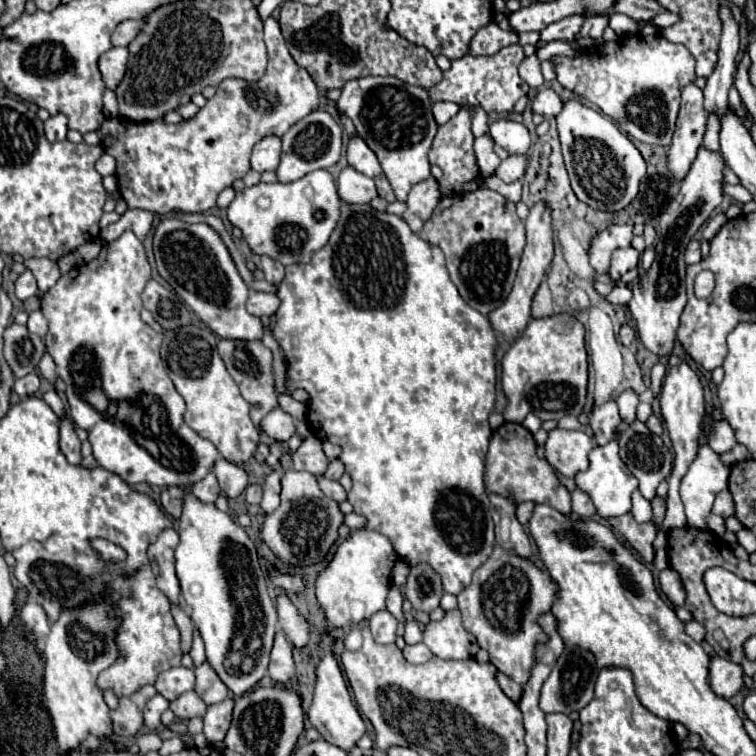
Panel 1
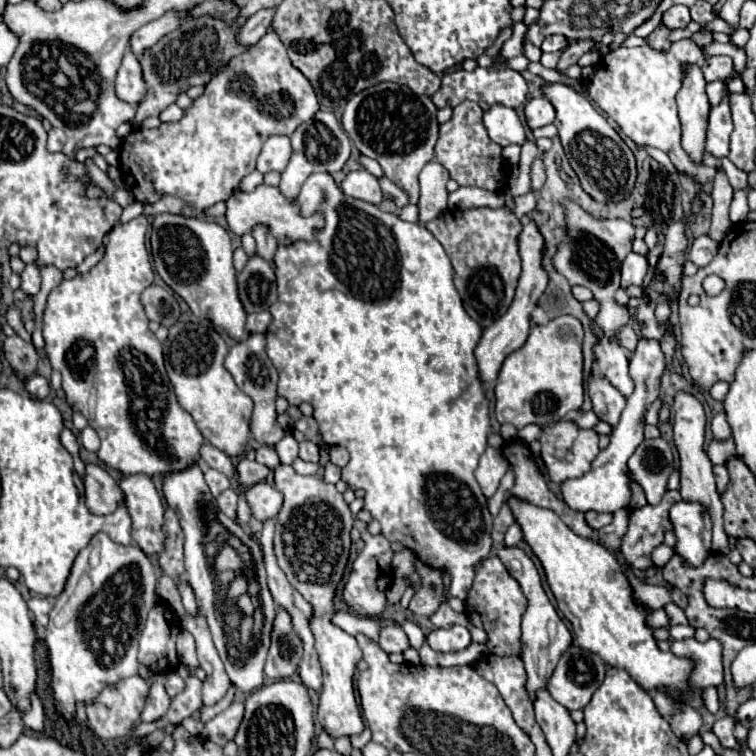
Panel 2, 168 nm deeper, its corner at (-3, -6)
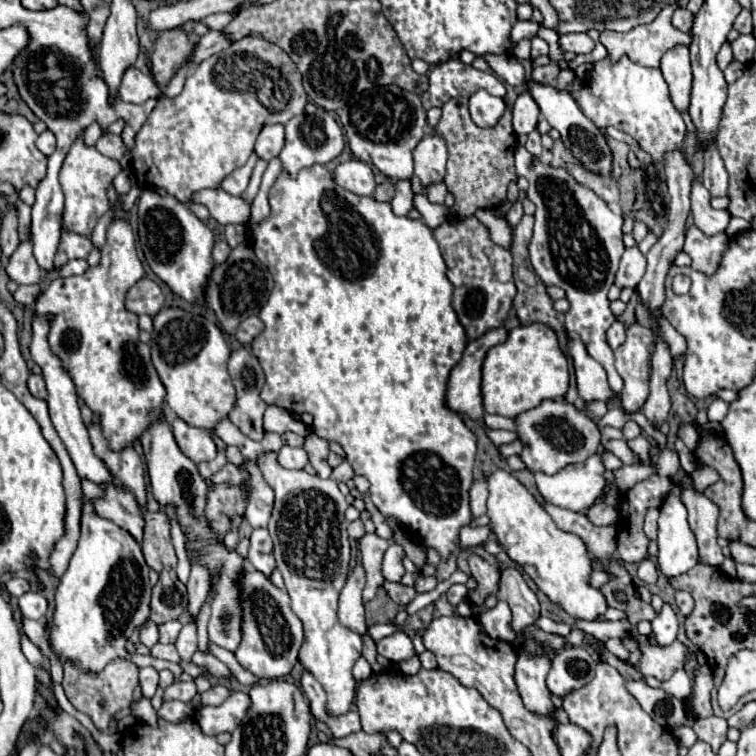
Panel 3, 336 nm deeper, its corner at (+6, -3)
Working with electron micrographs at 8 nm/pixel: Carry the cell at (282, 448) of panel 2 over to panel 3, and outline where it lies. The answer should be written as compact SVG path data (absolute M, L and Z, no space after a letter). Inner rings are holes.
M283 445L279 451L279 463L287 469L303 469L309 463L309 459L307 459L305 449Z

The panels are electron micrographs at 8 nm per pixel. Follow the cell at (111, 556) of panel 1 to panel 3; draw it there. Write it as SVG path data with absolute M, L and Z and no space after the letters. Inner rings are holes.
M83 497L81 503L79 545L71 557L69 569L59 579L55 593L55 611L49 625L53 651L61 659L75 659L81 669L89 671L101 671L109 661L125 657L137 663L139 668L152 666L159 672L168 669L179 679L183 673L179 664L176 663L175 668L175 663L150 655L129 655L125 651L125 639L129 639L133 629L151 613L149 567L139 543L127 531L109 519L97 517L87 497Z

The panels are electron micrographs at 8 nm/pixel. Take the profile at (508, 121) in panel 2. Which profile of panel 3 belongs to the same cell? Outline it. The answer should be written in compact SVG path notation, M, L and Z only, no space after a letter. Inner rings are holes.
M479 89L469 97L469 111L475 125L493 127L505 111L505 101L501 97L487 93L485 89Z

